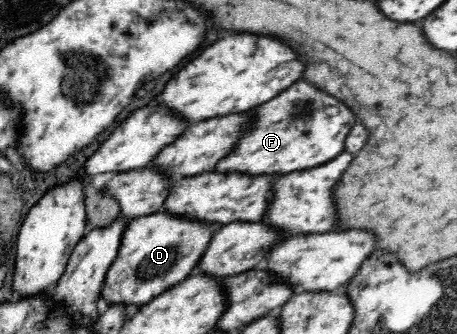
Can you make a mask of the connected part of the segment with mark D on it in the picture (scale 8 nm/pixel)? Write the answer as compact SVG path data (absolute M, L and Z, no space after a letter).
M166 207L131 219L124 230L118 256L106 274L103 302L107 306L119 302L142 306L174 284L182 282L195 271L219 228L220 224L216 222L174 214Z

